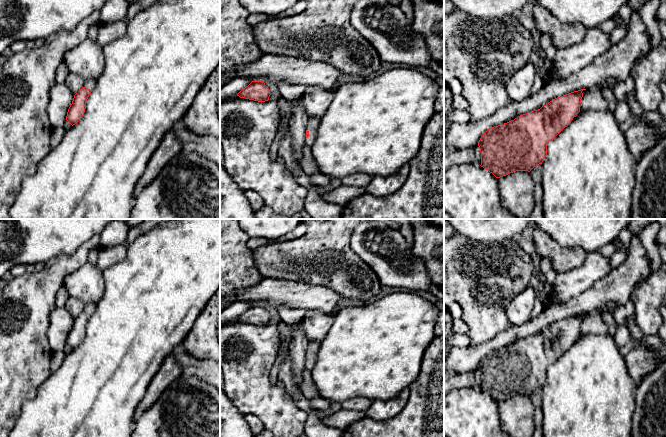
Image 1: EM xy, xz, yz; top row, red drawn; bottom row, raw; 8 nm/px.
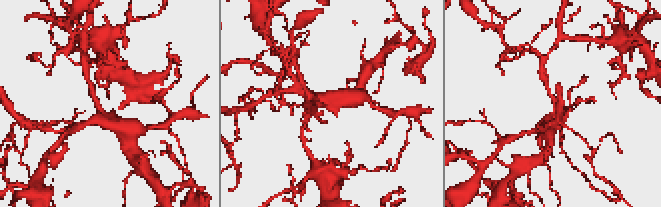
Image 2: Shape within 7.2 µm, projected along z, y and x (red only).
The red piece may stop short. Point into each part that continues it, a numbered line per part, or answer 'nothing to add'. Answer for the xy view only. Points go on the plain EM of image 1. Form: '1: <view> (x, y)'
1: xy (90, 308)

